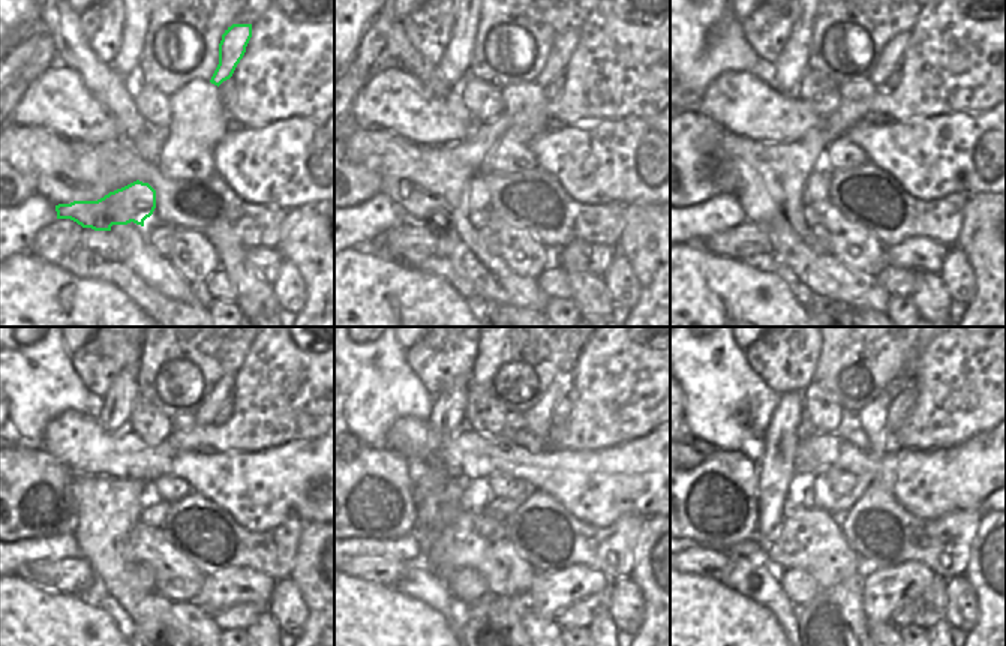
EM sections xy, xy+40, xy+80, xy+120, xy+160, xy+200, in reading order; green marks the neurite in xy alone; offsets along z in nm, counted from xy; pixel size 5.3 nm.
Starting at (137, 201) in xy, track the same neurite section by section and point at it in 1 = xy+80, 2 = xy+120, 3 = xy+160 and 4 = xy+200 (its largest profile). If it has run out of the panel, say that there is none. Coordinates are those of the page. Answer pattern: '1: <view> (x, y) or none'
1: xy+80 (817, 185)
2: xy+120 (153, 511)
3: xy+160 (500, 510)
4: xy+200 (840, 507)

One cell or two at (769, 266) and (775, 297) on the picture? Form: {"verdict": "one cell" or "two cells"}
{"verdict": "two cells"}

